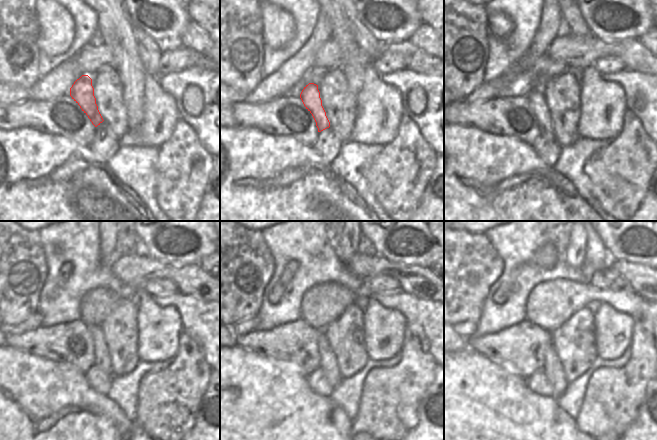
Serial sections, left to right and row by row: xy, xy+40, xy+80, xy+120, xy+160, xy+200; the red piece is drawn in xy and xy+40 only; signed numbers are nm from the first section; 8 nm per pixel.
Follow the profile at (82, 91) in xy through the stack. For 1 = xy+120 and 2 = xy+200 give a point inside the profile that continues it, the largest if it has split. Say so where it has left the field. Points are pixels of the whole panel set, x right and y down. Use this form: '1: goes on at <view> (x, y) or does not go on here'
1: goes on at xy+120 (101, 355)
2: goes on at xy+200 (553, 370)

